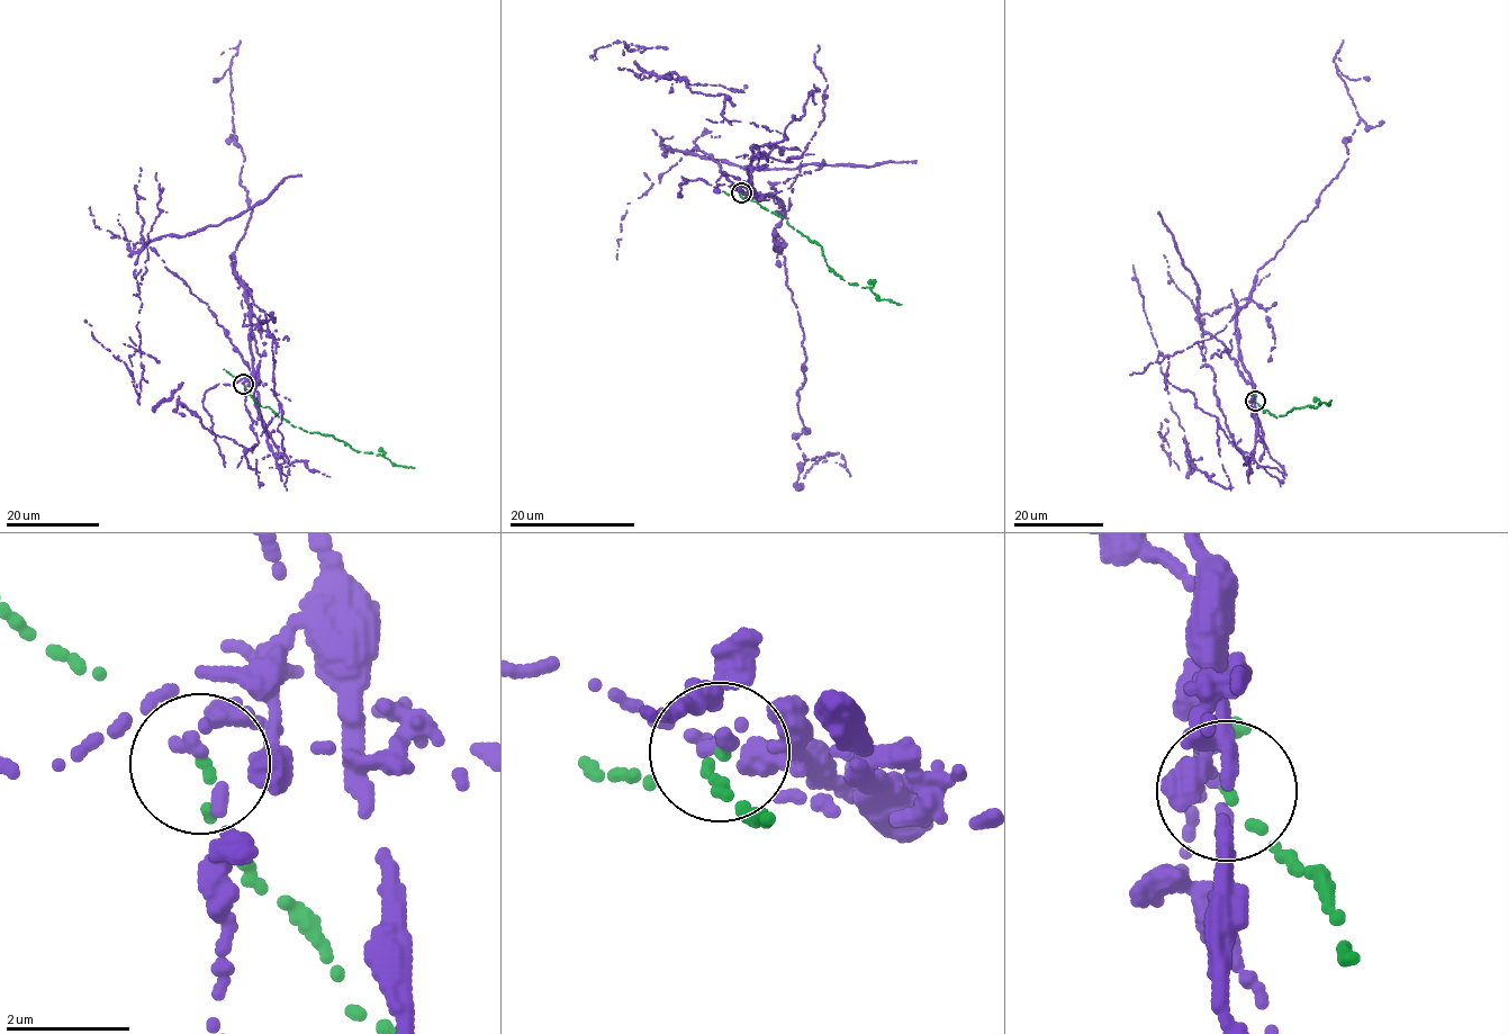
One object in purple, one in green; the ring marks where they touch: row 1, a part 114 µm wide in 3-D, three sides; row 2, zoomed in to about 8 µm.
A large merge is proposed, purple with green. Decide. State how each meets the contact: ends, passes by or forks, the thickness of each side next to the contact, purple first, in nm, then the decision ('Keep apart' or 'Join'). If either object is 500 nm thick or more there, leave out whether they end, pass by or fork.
At the ring purple ends. At the ring green ends. Thickness 260 nm (purple) against 110 nm. Keep apart

